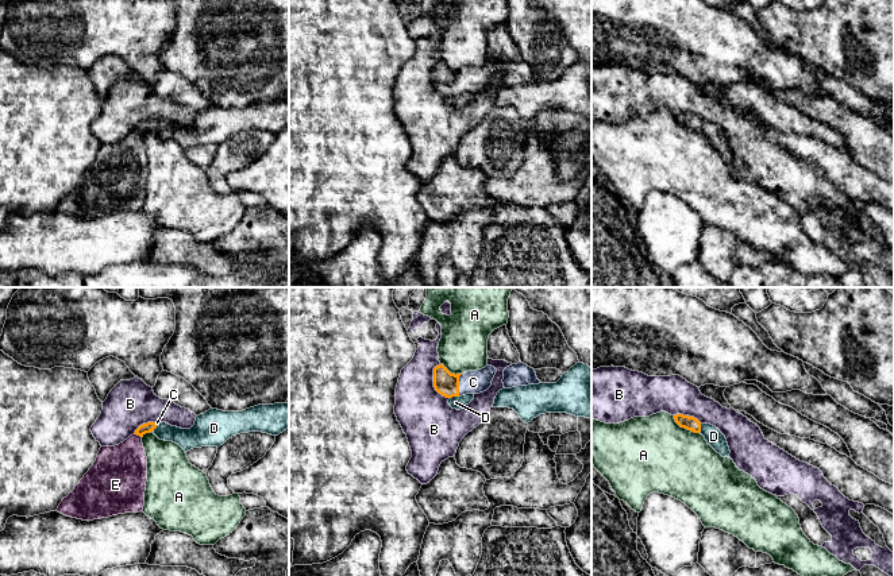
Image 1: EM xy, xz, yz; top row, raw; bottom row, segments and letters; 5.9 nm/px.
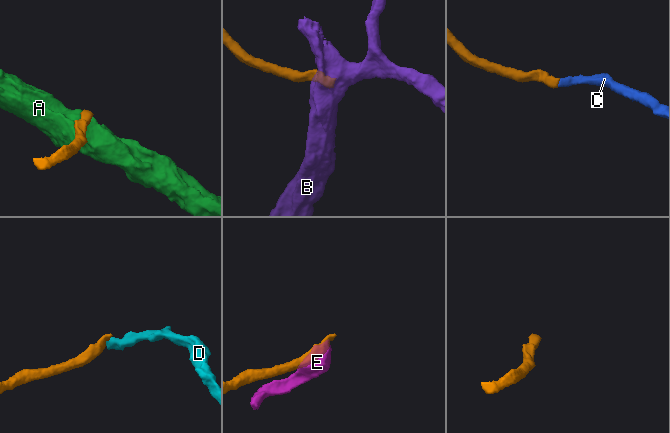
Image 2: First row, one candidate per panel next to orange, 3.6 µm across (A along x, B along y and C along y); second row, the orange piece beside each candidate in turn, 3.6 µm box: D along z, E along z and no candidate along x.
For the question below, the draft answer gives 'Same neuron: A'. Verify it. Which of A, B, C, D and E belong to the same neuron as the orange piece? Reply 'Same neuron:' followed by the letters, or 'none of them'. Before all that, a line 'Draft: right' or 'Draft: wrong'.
Draft: wrong
Same neuron: C

